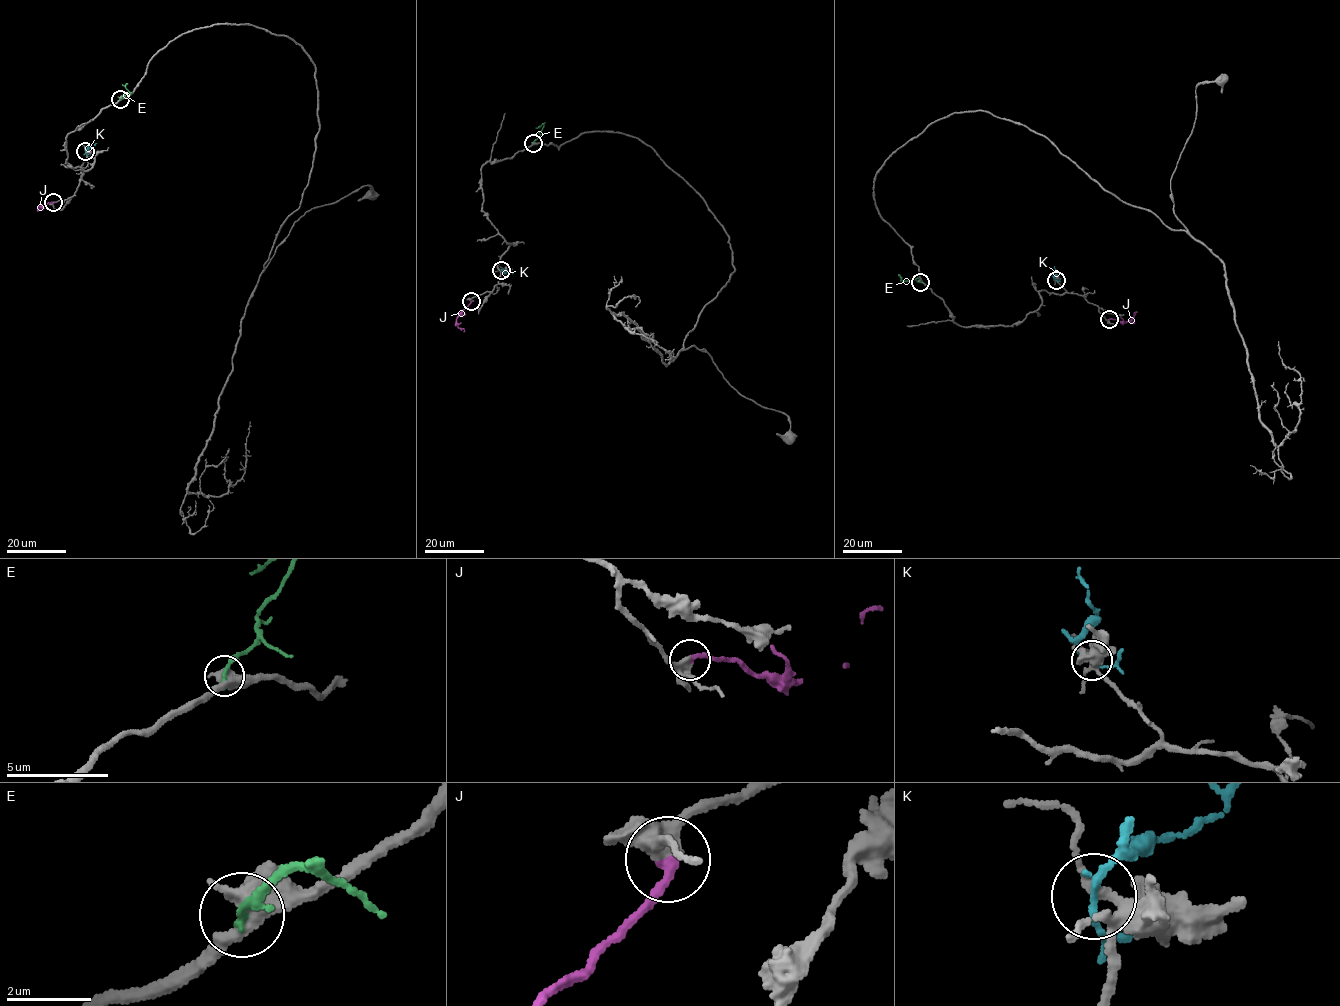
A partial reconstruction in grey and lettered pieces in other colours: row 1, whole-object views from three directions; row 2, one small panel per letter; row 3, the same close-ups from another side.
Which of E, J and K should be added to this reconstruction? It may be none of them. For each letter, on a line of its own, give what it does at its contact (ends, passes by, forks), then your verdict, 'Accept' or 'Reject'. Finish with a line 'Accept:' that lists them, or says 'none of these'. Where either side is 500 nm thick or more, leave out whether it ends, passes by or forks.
E: Reject
J: It ends there. Accept
K: It passes by. Reject
Accept: J

